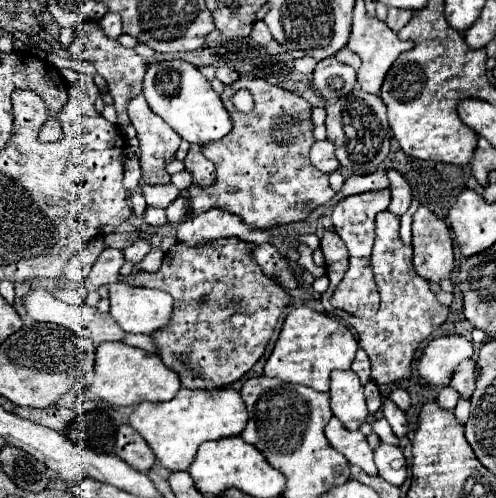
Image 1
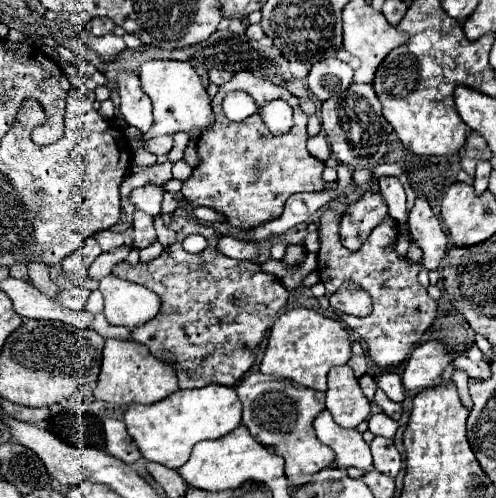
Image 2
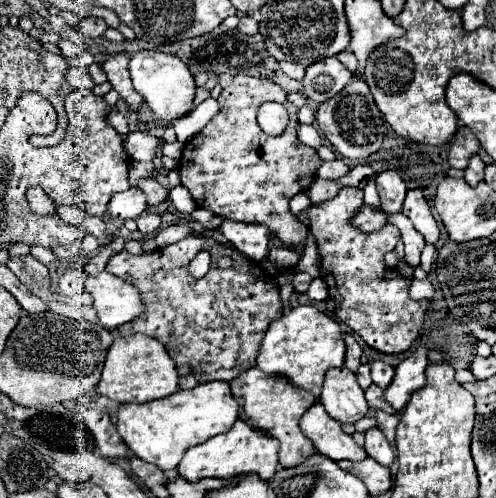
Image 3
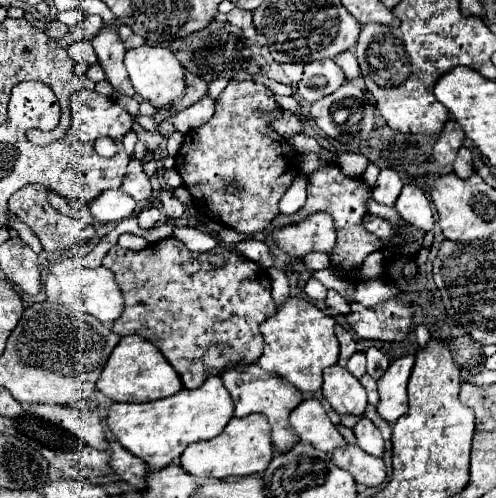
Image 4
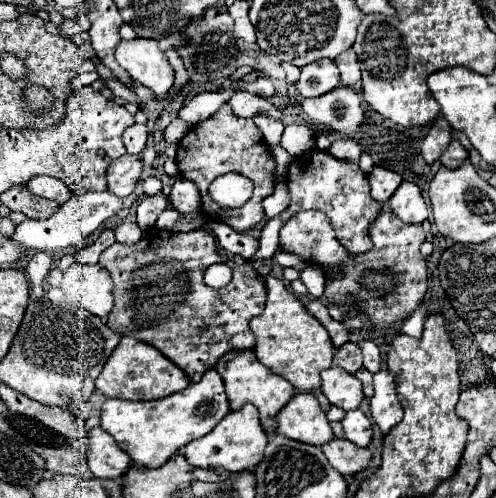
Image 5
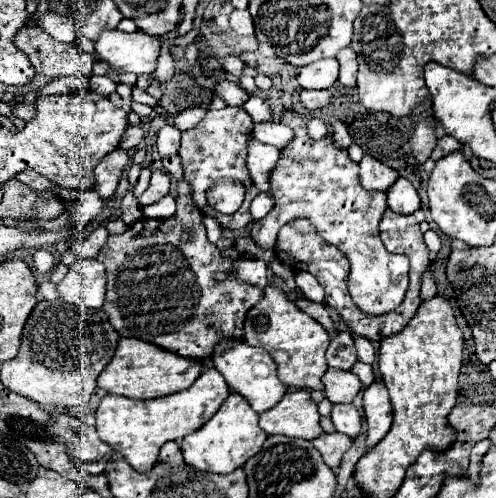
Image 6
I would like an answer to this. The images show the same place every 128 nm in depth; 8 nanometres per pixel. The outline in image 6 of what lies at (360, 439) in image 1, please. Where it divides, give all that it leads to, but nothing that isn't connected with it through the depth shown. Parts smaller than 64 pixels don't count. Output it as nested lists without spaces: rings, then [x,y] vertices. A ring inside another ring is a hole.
[[[290,390],[284,394],[284,398],[270,410],[260,414],[260,422],[258,426],[266,432],[266,434],[284,434],[290,438],[304,438],[304,440],[314,440],[316,436],[322,434],[322,428],[318,424],[320,414],[316,404],[310,398],[308,390]]]

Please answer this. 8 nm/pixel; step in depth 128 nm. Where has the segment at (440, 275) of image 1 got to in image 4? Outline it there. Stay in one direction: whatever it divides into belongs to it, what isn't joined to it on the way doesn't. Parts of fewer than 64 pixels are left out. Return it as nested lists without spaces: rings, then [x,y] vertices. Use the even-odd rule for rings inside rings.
[[[414,184],[404,186],[394,208],[398,210],[398,214],[402,216],[404,222],[408,222],[416,228],[422,228],[424,232],[432,230],[432,226],[434,226],[432,208],[430,208],[426,194],[418,186],[414,186]]]

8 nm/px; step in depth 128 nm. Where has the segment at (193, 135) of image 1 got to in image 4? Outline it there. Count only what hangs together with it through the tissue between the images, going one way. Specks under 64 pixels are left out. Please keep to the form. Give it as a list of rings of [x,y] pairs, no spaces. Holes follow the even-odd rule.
[[[162,46],[130,48],[126,50],[124,64],[136,94],[148,100],[154,108],[166,108],[176,98],[180,98],[180,94],[184,94],[184,68],[168,48],[162,48]]]

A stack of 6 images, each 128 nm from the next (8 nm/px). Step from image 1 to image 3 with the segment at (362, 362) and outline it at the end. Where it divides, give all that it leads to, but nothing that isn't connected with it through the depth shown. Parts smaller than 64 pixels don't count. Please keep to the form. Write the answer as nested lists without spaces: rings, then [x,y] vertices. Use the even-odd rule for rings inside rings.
[[[347,336],[344,338],[346,344],[346,354],[344,360],[344,366],[352,372],[356,372],[358,364],[360,364],[360,356],[362,356],[362,348],[360,344],[352,336]]]

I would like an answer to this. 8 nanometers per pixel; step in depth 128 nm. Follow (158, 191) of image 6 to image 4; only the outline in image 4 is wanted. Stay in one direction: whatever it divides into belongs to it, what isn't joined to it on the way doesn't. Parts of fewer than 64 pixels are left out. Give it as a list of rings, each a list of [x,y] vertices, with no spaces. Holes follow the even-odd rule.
[[[148,206],[138,214],[138,224],[140,228],[152,228],[160,220],[160,210],[156,206]]]

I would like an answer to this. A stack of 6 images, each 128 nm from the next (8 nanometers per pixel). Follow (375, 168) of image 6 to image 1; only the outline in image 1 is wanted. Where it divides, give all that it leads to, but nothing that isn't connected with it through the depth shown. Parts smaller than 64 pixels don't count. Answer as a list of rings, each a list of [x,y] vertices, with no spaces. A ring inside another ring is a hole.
[[[388,168],[388,170],[386,170],[386,176],[388,176],[388,180],[390,180],[390,192],[392,192],[392,202],[390,202],[388,210],[390,210],[392,214],[396,214],[396,216],[402,216],[402,214],[408,210],[408,206],[410,206],[412,190],[410,190],[406,178],[404,178],[400,172]]]

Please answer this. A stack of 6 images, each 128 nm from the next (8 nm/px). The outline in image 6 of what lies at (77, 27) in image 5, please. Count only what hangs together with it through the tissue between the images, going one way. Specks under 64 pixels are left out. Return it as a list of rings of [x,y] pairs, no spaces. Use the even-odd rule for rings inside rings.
[[[44,12],[44,14],[36,14],[34,22],[48,32],[52,38],[60,40],[60,42],[74,42],[76,38],[76,24],[72,24],[70,18],[54,14],[54,12]]]

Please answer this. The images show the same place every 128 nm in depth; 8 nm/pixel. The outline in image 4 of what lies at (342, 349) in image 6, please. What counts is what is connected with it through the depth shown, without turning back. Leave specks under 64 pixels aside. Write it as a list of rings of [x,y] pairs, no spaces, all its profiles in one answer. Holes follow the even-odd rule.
[[[354,352],[354,354],[348,358],[346,370],[348,370],[352,376],[360,378],[360,376],[366,372],[366,356],[364,356],[364,352]]]

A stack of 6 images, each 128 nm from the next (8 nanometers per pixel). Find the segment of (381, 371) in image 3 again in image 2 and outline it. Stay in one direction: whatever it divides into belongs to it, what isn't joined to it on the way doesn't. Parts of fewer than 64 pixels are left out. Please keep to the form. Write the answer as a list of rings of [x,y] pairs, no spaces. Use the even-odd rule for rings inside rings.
[[[382,372],[378,378],[376,378],[378,386],[386,392],[386,396],[390,400],[396,400],[396,402],[402,402],[404,400],[404,392],[400,388],[400,376],[396,372]]]

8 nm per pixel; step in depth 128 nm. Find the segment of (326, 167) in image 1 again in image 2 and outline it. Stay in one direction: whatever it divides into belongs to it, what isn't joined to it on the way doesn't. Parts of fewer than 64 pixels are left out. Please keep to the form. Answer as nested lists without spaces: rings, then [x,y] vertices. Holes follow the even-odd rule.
[[[324,132],[308,138],[308,152],[310,152],[314,158],[322,160],[322,162],[330,156],[330,148],[328,148],[328,142],[326,142]]]

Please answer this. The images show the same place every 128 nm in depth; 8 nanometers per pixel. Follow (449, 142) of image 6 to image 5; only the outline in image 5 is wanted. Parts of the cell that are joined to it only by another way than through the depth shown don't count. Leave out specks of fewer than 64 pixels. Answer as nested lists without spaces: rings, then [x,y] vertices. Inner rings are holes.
[[[452,140],[452,142],[448,144],[448,148],[442,152],[440,162],[442,162],[444,166],[448,166],[448,168],[456,168],[466,156],[468,156],[468,152],[460,146],[460,142],[458,142],[458,140]]]

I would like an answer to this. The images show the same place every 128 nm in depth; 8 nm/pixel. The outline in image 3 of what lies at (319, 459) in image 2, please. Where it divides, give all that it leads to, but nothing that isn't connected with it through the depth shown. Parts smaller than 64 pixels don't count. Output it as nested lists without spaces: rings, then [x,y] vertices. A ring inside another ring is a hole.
[[[250,368],[242,374],[238,374],[232,382],[230,382],[230,390],[232,396],[238,400],[240,404],[240,418],[248,424],[252,424],[258,430],[268,432],[270,436],[274,436],[280,442],[280,466],[290,468],[300,464],[300,460],[304,460],[304,456],[310,456],[312,452],[316,452],[314,444],[302,434],[298,420],[304,414],[304,410],[308,410],[312,406],[312,402],[316,402],[316,398],[294,386],[288,378],[284,376],[268,376],[266,372],[258,370],[258,368]]]

